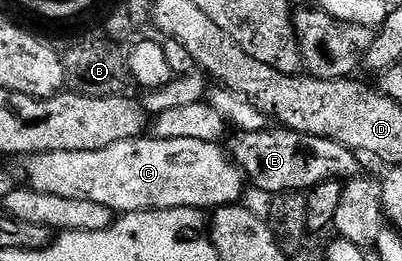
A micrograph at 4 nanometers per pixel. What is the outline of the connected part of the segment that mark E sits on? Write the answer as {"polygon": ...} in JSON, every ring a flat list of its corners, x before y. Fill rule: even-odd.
{"polygon":[[267,128,254,132,236,130,227,139,226,150,237,168,244,173,245,179,251,185,253,182,265,196,311,192,323,182,351,180,361,173,361,159,357,151,349,146,322,136,299,134,283,128]]}

